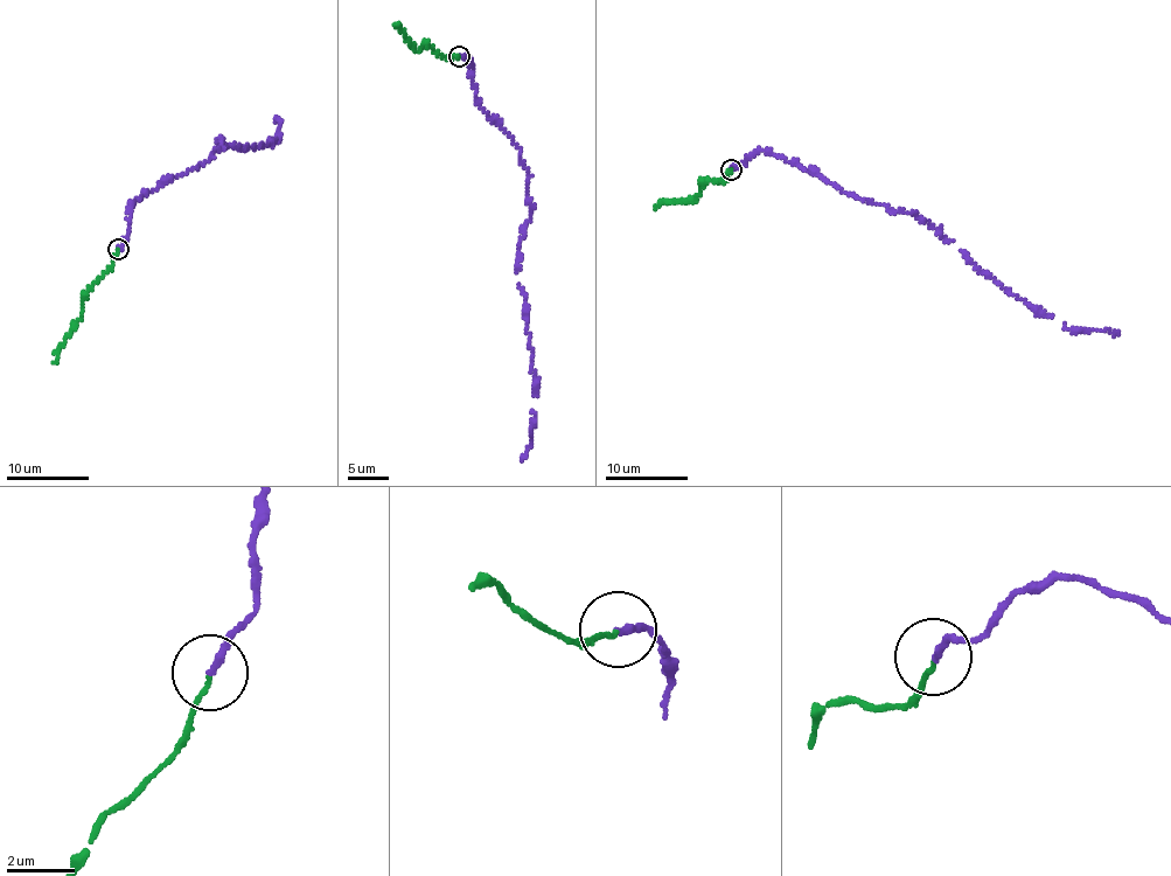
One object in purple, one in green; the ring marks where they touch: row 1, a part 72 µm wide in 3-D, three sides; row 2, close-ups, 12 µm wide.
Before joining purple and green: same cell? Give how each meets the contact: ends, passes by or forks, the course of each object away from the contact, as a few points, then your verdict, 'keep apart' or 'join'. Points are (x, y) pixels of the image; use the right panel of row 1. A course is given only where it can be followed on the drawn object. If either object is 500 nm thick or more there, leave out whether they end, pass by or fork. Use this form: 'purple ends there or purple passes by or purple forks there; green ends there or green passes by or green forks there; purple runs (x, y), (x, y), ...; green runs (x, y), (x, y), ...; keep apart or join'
purple ends there; green ends there; purple runs (730, 169), (761, 150), (796, 162), (858, 199), (927, 222), (983, 273), (1065, 327), (1117, 334); green runs (730, 171), (726, 180), (703, 182), (699, 196), (664, 201), (654, 209); join

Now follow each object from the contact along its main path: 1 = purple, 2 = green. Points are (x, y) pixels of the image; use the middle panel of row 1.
1: (460, 56), (472, 61), (476, 103), (517, 147), (527, 171), (531, 218), (516, 270), (534, 412), (522, 459)
2: (459, 56), (453, 61), (425, 44), (422, 51), (413, 48), (397, 25)

